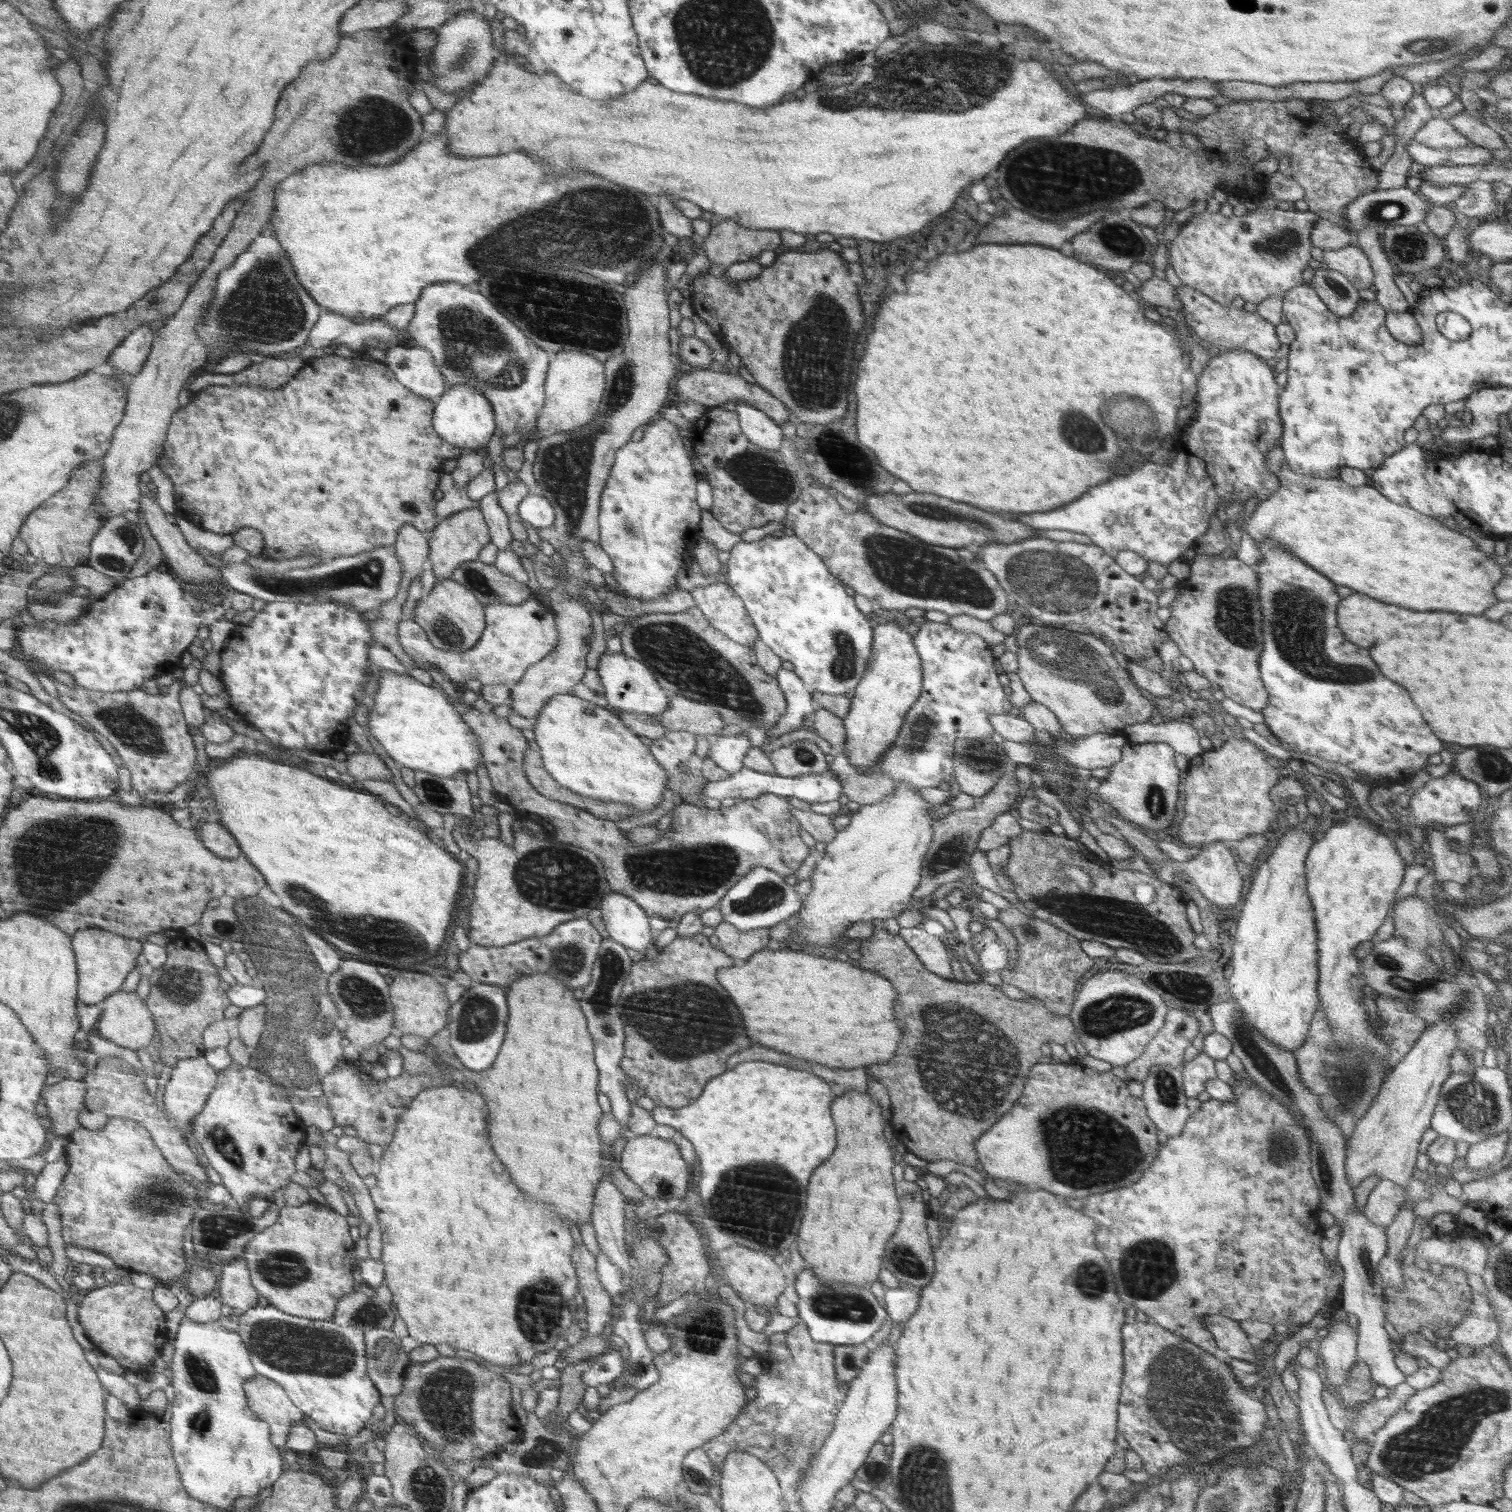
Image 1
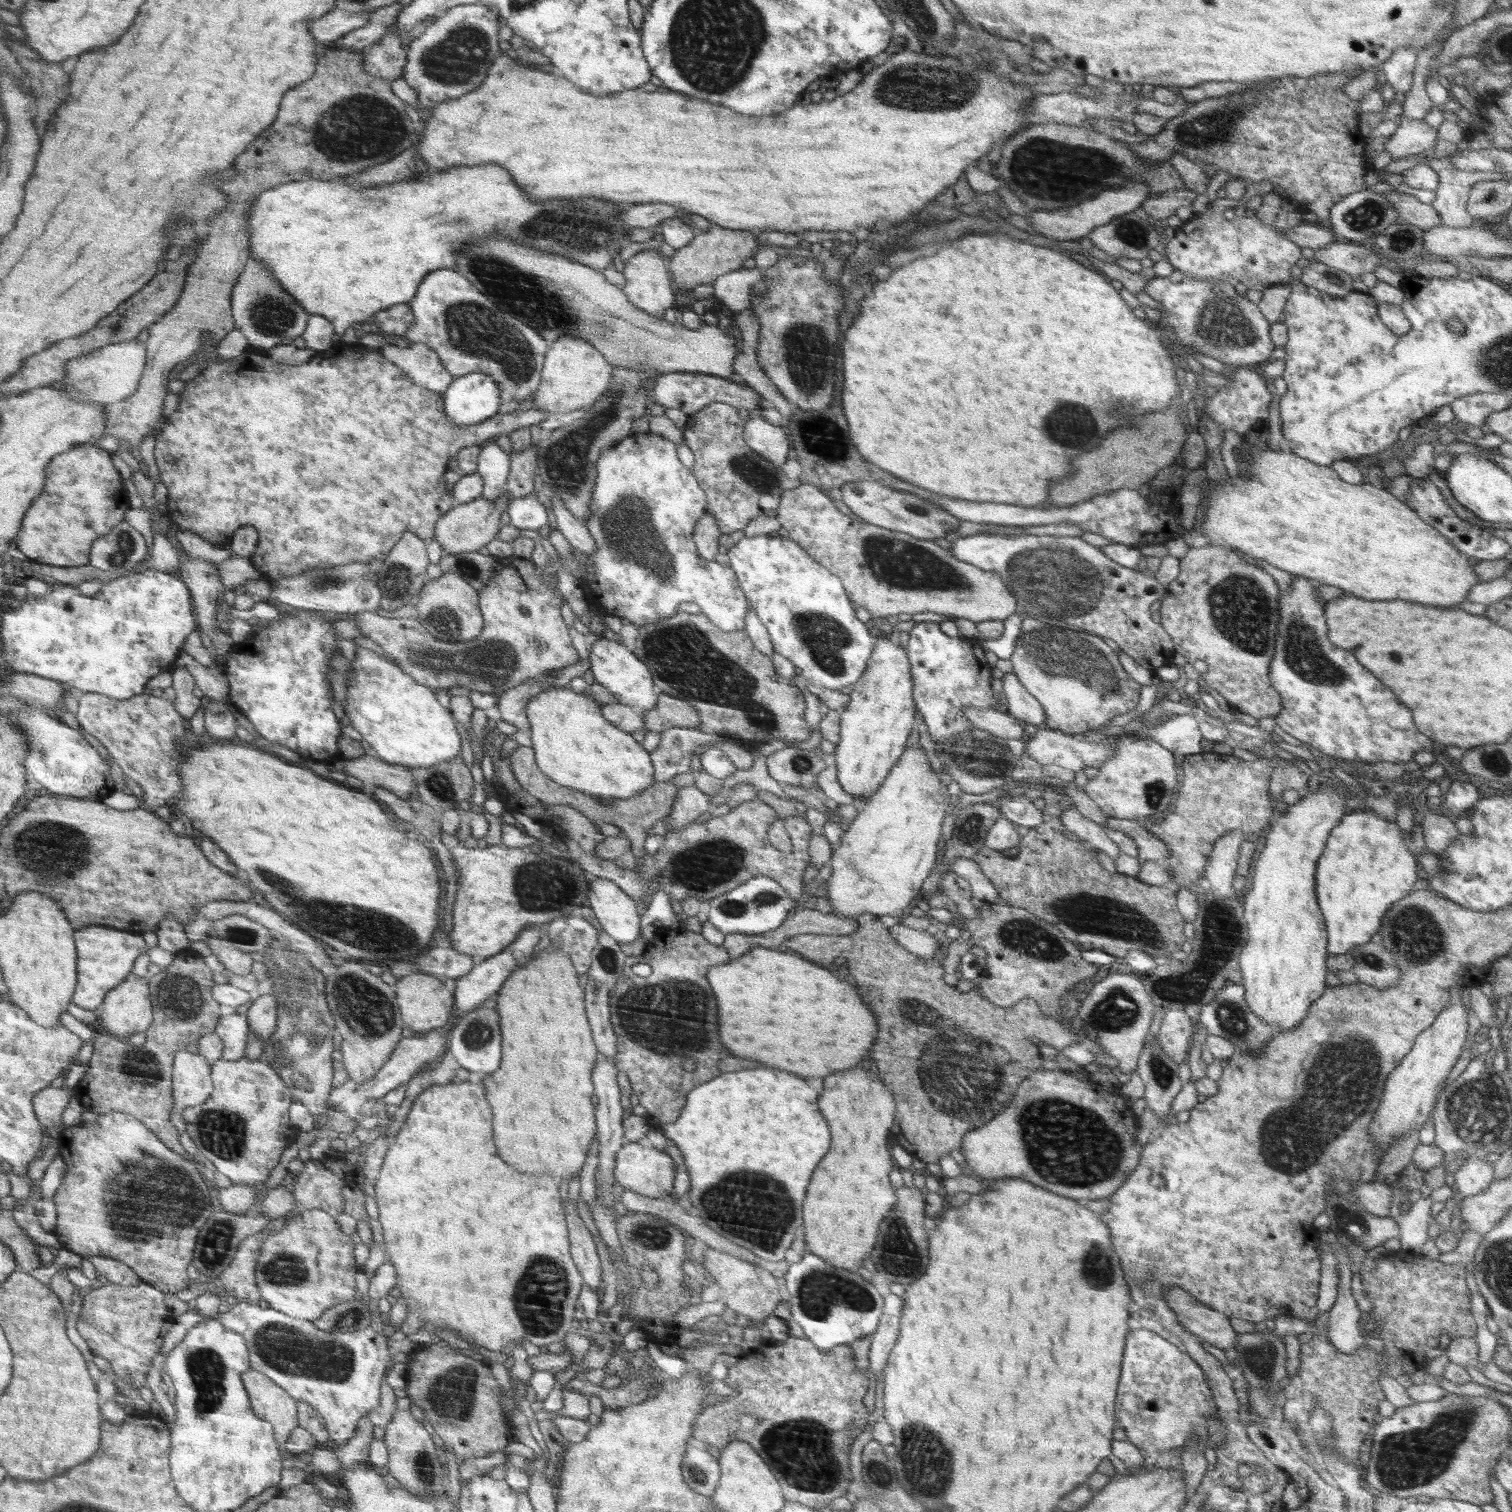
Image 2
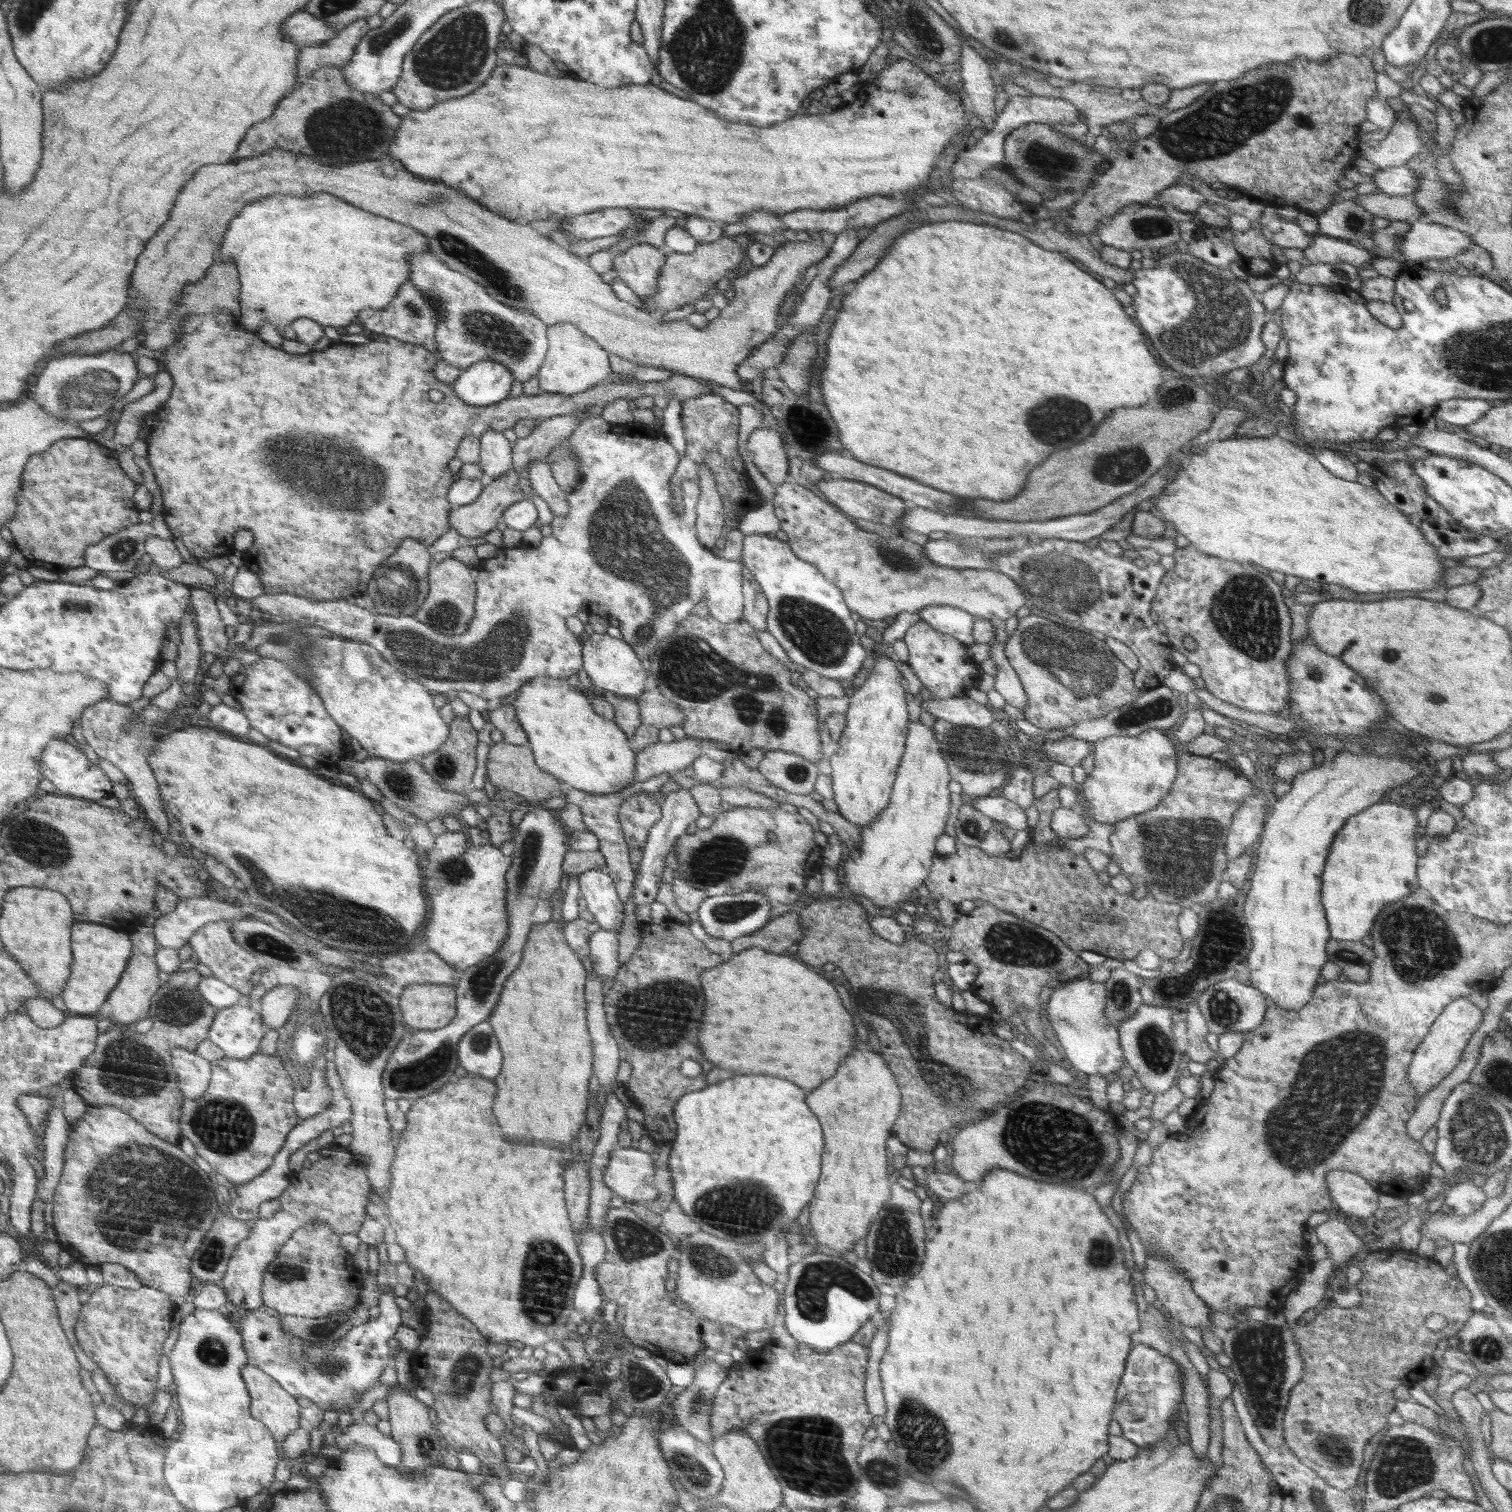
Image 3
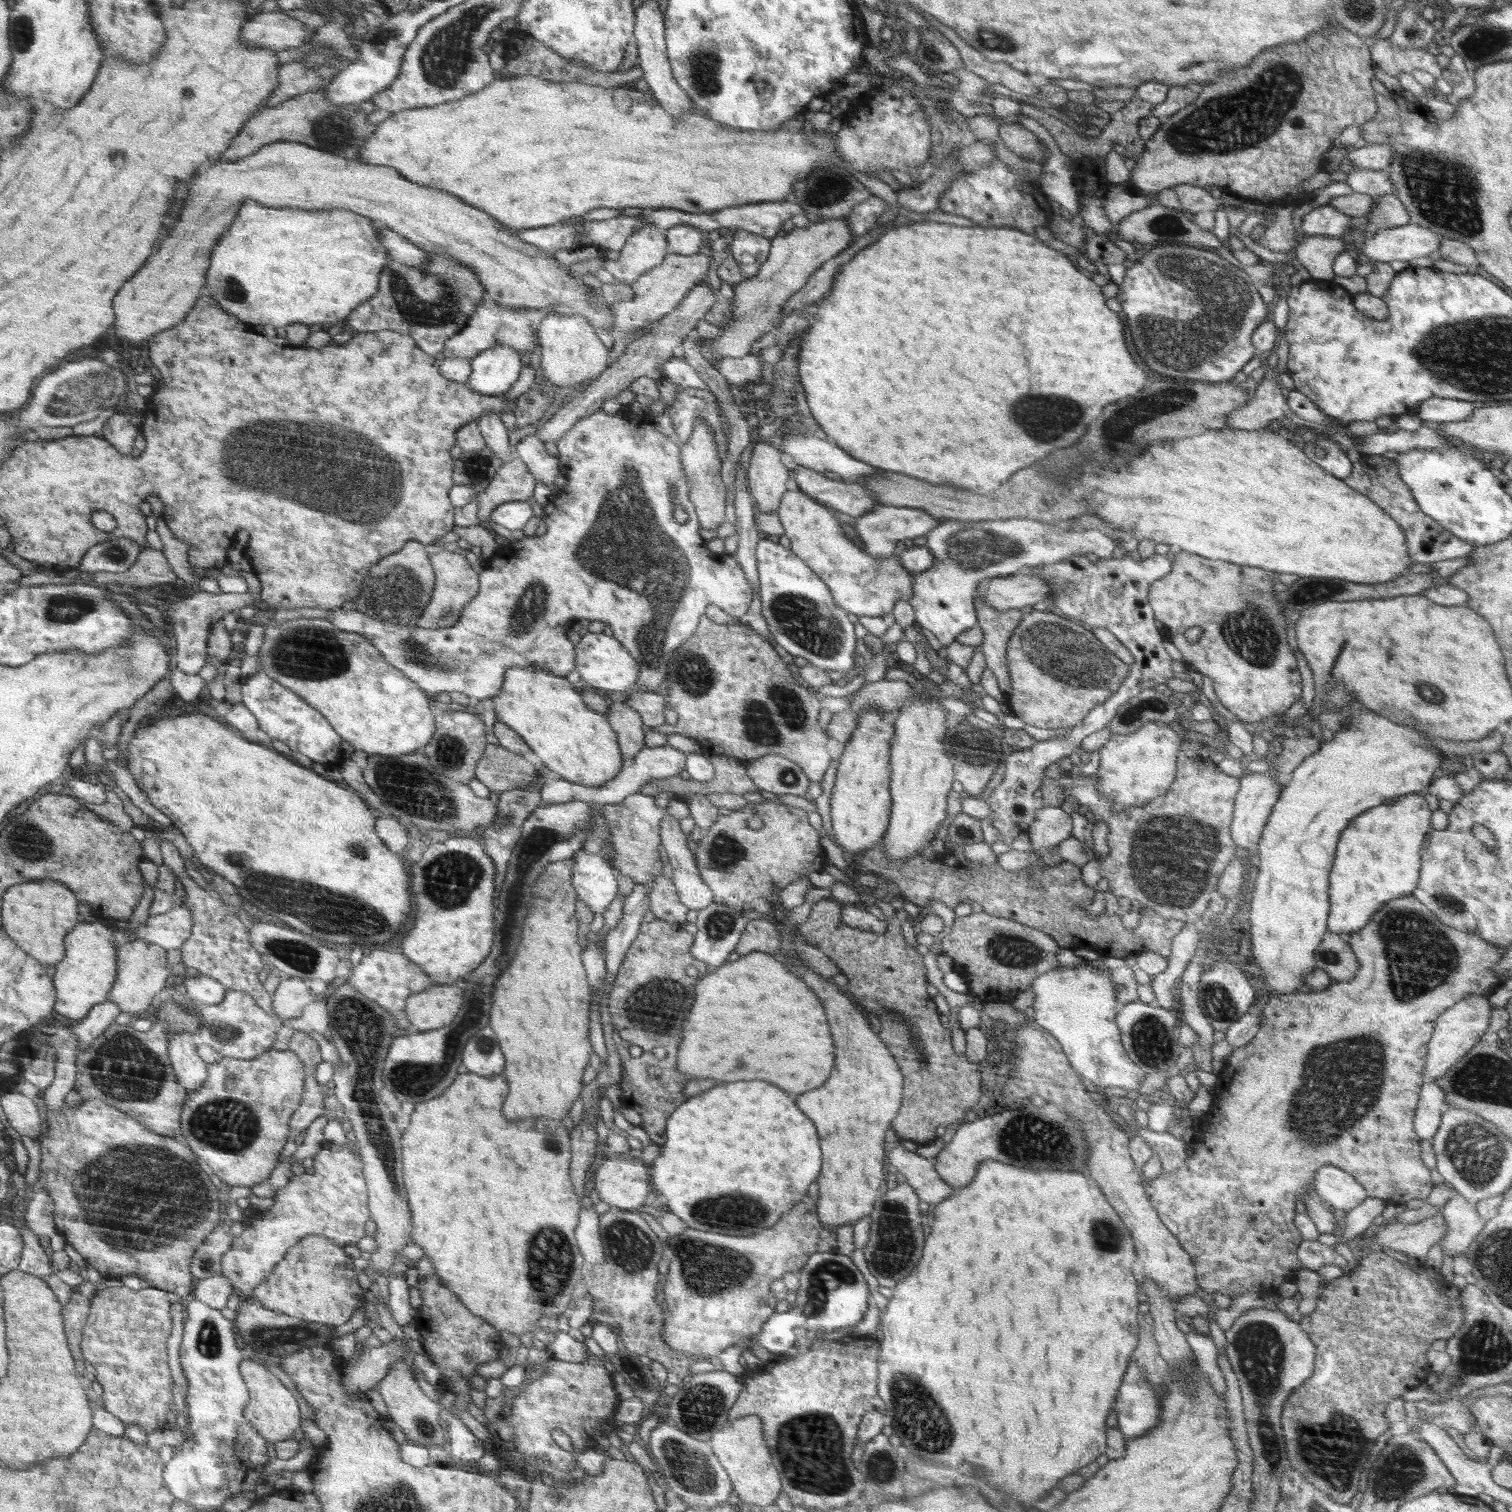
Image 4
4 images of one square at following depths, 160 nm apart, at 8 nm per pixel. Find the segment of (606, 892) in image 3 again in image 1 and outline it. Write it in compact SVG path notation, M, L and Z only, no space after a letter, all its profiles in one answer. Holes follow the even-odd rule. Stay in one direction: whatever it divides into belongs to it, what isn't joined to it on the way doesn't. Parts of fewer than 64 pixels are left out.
M611 891L600 904L608 936L626 948L648 952L656 933L650 928L650 917L635 900Z

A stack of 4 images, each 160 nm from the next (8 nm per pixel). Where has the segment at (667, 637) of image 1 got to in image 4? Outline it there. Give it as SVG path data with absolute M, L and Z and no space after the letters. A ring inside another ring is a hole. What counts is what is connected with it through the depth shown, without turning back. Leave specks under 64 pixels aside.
M704 616L700 628L684 648L673 653L665 684L665 698L672 710L678 713L674 732L694 738L709 757L724 754L742 762L753 761L766 755L787 757L800 765L811 782L821 782L828 764L832 762L826 740L828 736L818 726L818 698L809 691L807 685L796 684L792 675L774 652L774 648L764 642L755 629L736 620L732 625L718 624Z

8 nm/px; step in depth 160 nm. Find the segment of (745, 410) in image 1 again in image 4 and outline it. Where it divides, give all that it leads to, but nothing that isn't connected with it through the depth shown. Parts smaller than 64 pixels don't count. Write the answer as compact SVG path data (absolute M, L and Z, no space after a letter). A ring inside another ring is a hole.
M770 442L754 443L747 470L749 494L758 505L760 513L777 513L790 478L788 468L780 461L780 450Z

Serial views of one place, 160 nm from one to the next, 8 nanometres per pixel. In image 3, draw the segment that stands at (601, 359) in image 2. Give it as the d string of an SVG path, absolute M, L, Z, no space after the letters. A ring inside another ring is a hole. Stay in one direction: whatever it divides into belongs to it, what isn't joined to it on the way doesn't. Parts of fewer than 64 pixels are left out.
M570 323L554 324L547 327L547 350L538 379L540 391L544 394L574 396L590 391L600 382L605 382L613 374L609 364L607 349L604 349L583 329Z

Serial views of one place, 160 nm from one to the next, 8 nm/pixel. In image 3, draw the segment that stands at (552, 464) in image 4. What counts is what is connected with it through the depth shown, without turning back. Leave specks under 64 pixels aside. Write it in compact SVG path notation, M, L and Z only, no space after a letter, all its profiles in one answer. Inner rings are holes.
M544 458L532 461L525 470L529 477L531 488L548 504L554 516L566 516L568 514L567 496L562 492L556 479L553 477L550 465Z

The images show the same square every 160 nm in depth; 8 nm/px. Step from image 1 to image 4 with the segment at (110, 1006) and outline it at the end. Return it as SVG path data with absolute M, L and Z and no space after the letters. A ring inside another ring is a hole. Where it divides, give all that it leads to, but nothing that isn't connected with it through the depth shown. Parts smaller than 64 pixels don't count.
M137 939L135 941L118 942L119 949L119 980L116 982L115 988L112 990L110 998L117 1002L123 1012L129 1012L135 1017L145 1010L152 1008L153 1002L156 998L161 996L168 984L168 978L172 976L172 964L169 960L169 950L160 946L159 944L149 943Z

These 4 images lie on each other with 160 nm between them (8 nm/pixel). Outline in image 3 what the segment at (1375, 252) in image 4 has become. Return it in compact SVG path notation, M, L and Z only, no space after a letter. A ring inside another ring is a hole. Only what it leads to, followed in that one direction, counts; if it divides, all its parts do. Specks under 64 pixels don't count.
M1424 220L1416 221L1397 246L1397 258L1408 263L1420 263L1426 259L1455 257L1473 240L1463 232Z

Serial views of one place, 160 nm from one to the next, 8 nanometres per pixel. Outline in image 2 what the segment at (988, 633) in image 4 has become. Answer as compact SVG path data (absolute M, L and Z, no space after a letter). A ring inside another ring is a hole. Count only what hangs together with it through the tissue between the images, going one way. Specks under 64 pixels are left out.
M1012 672L1000 676L1005 711L1024 724L1043 726L1045 721L1043 706L1024 688L1019 677Z

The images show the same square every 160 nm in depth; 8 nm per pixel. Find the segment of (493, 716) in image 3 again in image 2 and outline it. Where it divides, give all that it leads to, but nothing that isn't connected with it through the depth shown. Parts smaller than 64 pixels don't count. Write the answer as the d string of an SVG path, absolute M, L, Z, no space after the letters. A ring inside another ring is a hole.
M552 671L545 672L525 680L518 687L511 688L499 695L497 702L501 719L515 726L517 730L524 730L530 725L527 720L527 704L534 699L539 692L554 688L546 677L549 677Z

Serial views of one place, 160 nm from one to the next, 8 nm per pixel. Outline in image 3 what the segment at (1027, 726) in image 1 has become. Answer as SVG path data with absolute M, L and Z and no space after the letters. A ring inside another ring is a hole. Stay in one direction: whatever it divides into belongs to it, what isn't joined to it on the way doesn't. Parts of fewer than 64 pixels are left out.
M948 697L945 699L931 698L921 702L921 708L925 708L935 718L946 720L953 725L964 725L976 728L990 727L994 720L1002 717L991 708L982 705L972 698Z

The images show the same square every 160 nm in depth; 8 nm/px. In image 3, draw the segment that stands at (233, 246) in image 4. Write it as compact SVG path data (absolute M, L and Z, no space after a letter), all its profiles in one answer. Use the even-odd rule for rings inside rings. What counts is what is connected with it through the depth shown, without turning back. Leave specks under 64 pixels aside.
M315 192L314 194L307 194L307 196L286 196L285 194L272 194L265 196L263 199L255 200L250 204L247 204L246 207L243 207L243 210L236 215L234 220L231 220L231 224L227 228L227 232L225 237L223 238L223 242L220 244L221 248L218 250L218 259L221 262L229 262L229 260L233 260L233 263L237 265L239 271L239 280L241 281L241 294L239 295L240 304L242 305L242 312L239 321L241 325L245 328L245 331L258 331L258 328L261 327L263 322L269 322L269 324L276 325L276 328L283 330L285 326L290 326L291 323L294 323L296 318L311 318L312 320L316 320L318 324L322 326L333 326L336 329L342 331L344 327L348 326L352 322L358 320L358 316L360 312L366 311L368 309L376 309L379 311L384 307L392 304L392 300L394 300L395 296L398 295L399 288L403 286L404 283L410 280L411 274L411 263L410 258L412 253L430 253L430 240L427 240L427 237L423 235L418 229L414 229L411 225L400 224L399 221L390 220L388 217L378 216L375 213L368 212L367 209L362 209L358 205L352 204L350 201L342 200L338 196L334 196L333 194L328 194L327 192Z

